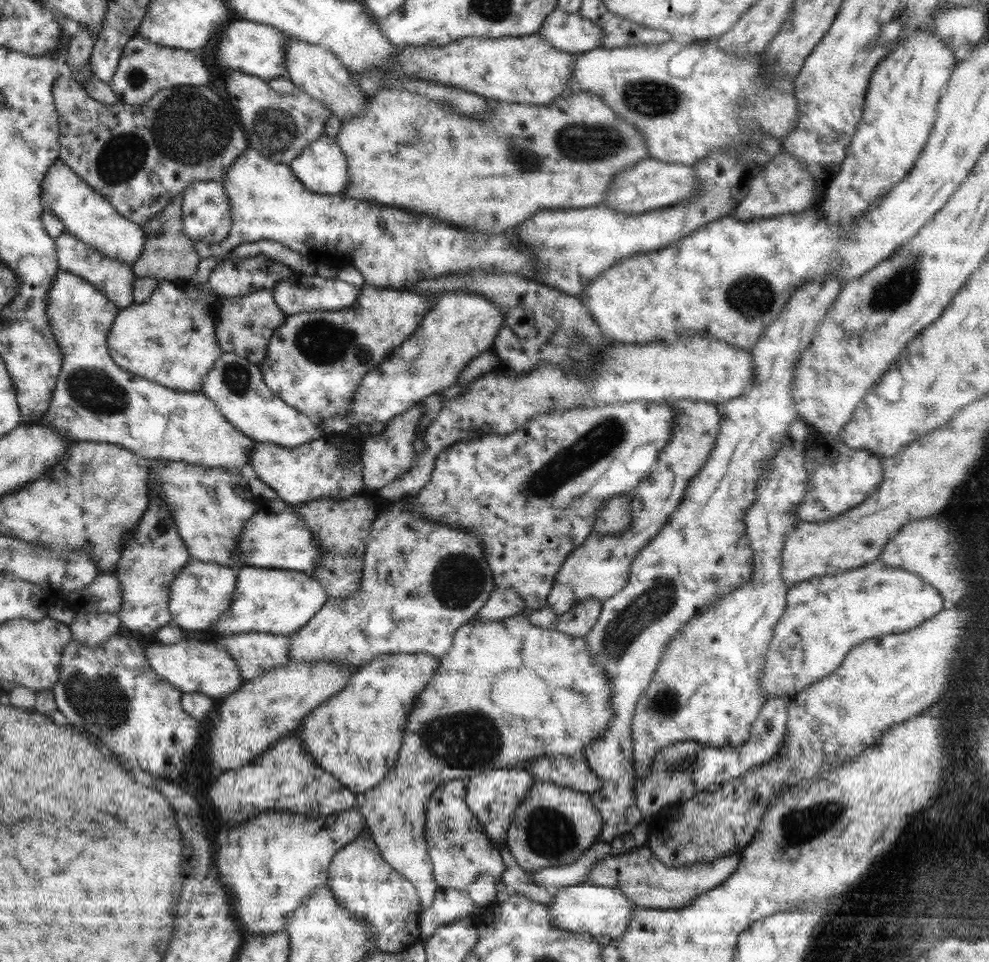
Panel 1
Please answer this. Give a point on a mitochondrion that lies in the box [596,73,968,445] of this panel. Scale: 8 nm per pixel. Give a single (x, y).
(889, 295)

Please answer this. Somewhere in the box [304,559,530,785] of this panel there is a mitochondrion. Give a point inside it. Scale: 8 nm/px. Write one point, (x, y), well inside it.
(470, 740)

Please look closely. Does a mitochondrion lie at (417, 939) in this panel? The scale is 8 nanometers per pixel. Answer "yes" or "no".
no

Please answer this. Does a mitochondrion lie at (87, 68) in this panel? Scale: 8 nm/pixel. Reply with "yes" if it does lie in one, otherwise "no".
no

